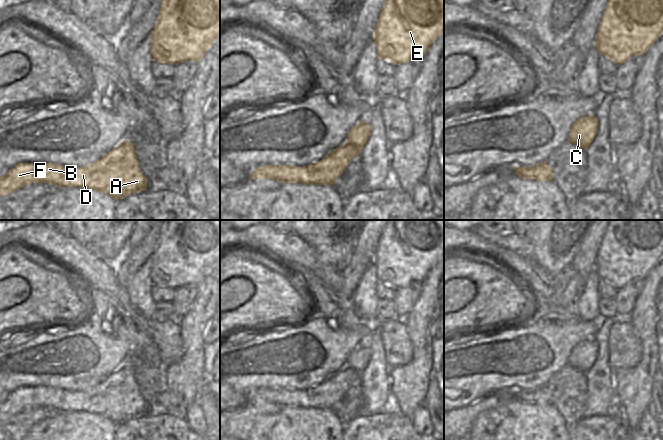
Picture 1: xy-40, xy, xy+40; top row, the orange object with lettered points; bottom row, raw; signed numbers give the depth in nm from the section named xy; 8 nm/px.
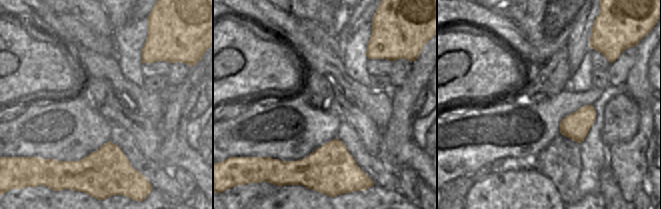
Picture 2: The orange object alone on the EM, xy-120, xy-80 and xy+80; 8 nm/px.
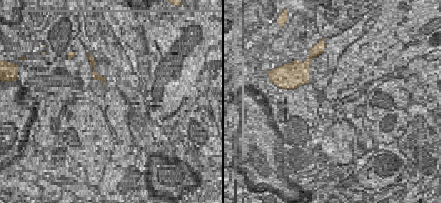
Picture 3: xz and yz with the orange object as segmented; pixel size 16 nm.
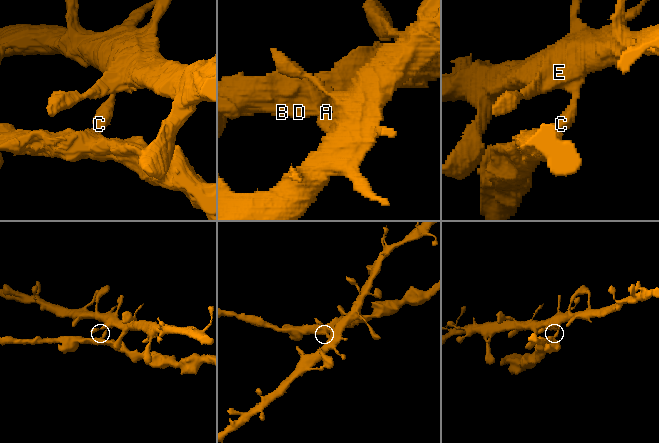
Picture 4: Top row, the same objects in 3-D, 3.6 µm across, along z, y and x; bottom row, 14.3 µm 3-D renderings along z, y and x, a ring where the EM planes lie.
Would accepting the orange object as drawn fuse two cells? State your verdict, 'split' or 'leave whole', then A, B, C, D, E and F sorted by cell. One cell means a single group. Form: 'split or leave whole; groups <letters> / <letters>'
split; groups A B D F / C E

